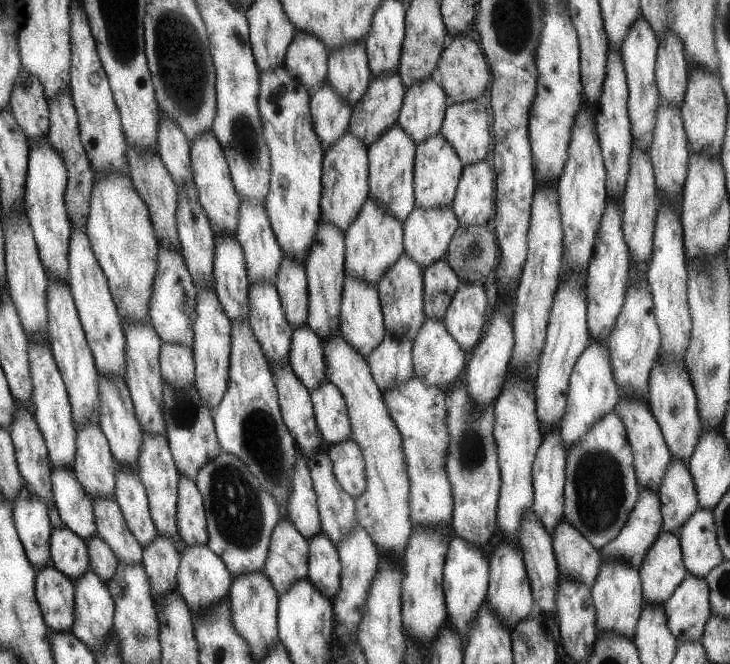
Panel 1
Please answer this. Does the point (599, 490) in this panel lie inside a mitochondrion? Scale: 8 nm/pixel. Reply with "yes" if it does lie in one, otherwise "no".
yes

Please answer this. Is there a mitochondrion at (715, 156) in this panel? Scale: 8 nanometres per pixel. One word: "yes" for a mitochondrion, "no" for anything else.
no

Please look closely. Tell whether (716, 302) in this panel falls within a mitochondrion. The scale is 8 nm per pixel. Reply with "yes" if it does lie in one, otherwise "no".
yes

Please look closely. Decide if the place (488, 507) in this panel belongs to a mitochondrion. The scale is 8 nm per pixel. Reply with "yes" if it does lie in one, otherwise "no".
no

